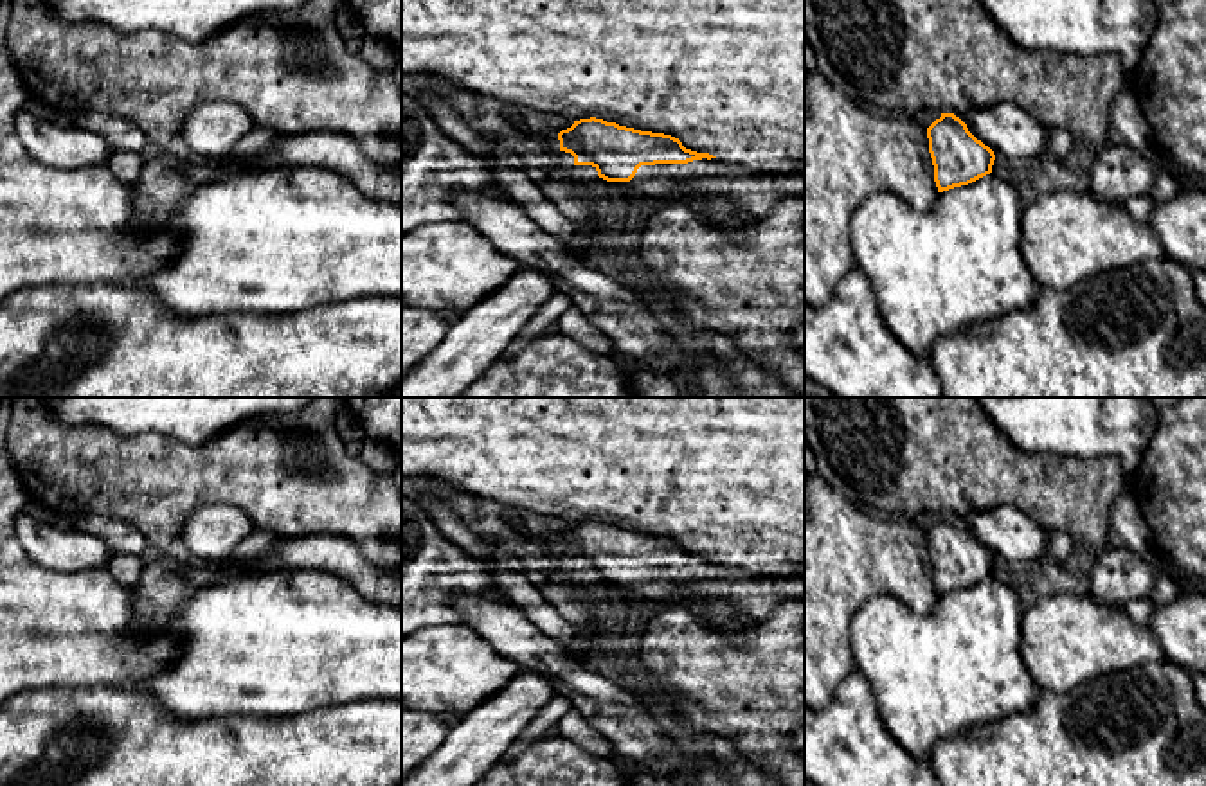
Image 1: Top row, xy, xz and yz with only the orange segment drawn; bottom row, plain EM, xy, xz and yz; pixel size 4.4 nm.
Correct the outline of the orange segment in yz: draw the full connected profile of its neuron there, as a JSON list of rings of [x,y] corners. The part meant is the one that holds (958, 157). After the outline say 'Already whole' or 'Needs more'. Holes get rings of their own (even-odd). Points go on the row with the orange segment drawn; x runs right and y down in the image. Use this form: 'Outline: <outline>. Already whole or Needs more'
Outline: [[[941,113],[927,128],[927,138],[938,192],[968,185],[992,173],[994,151],[954,113]]]. Already whole

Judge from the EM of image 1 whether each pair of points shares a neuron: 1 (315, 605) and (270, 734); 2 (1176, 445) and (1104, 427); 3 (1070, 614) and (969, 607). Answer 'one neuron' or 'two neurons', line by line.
1: two neurons
2: two neurons
3: two neurons

